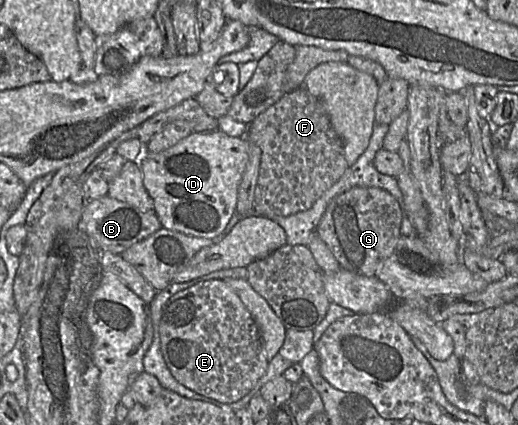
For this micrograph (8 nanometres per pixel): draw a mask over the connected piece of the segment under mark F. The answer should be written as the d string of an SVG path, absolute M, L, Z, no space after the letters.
M302 86L285 93L247 125L245 139L261 149L261 161L252 211L266 218L289 216L309 209L349 167L343 143L333 129L322 102Z

